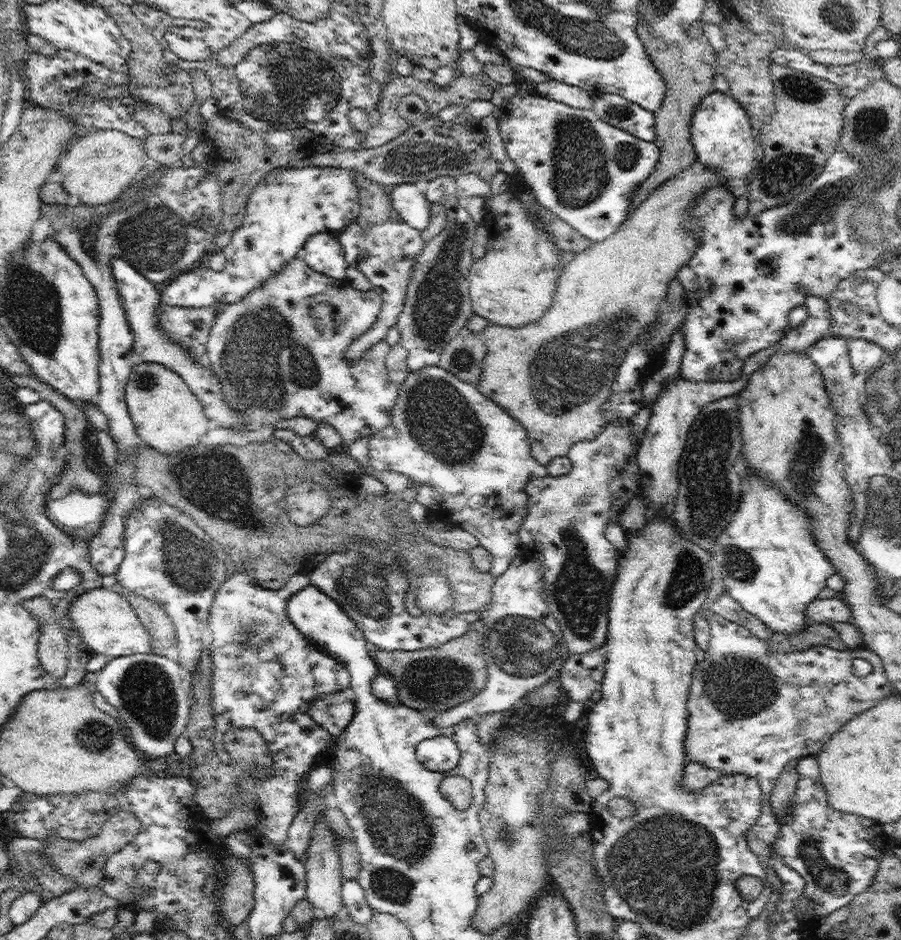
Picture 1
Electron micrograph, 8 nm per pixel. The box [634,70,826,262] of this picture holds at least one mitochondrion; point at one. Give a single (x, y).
(780, 177)

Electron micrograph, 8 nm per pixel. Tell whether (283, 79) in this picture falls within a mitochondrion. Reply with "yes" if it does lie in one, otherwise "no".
yes

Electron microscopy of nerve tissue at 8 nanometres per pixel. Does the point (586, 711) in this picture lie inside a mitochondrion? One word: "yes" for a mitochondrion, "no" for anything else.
no

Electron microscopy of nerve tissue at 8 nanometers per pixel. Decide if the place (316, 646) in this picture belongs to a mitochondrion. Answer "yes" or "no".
no

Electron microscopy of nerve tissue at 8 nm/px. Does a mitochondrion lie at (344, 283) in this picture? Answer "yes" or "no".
no

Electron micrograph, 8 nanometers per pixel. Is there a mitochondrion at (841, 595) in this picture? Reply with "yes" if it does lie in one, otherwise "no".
no

